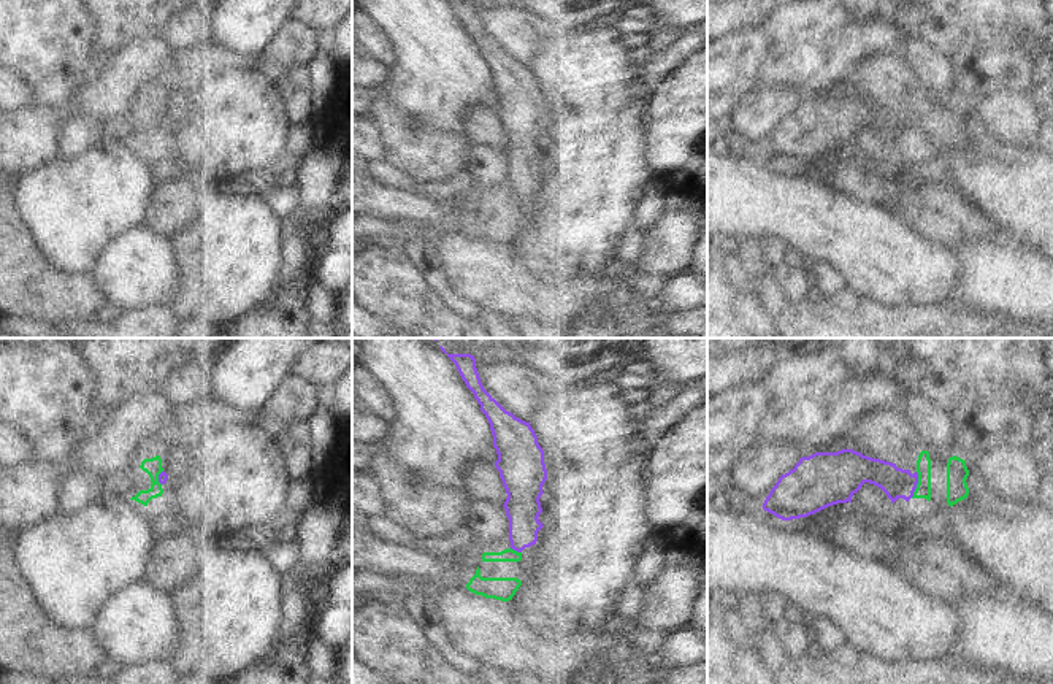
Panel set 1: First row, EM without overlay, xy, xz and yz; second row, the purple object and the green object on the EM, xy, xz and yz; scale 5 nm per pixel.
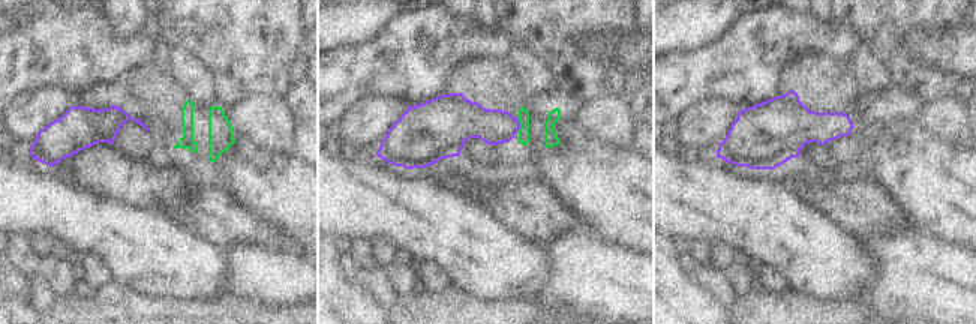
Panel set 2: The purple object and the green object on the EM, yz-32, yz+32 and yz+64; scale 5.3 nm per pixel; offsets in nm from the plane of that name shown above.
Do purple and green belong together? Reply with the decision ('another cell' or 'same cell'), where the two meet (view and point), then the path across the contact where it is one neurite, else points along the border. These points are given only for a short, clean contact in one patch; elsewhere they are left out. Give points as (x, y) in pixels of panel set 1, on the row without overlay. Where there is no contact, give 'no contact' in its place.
another cell | yz (917, 127) | along yz (917, 116), (917, 132), (911, 142)

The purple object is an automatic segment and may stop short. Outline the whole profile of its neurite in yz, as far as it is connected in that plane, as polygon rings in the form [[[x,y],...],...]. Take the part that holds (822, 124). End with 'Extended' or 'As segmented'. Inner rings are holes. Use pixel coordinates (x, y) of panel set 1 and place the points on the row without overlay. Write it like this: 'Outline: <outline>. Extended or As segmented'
Outline: [[[853,94],[837,97],[815,97],[801,102],[793,114],[782,119],[763,148],[763,154],[782,165],[807,162],[837,148],[852,148],[852,141],[864,127],[880,132],[894,148],[898,143],[909,146],[918,129],[918,117],[898,113],[896,108],[872,103]]]. As segmented

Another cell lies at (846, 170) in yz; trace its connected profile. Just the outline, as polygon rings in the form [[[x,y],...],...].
[[[850,146],[788,167],[856,200],[882,206],[899,200],[913,202],[913,194],[923,179],[923,173],[913,163],[893,162],[880,167]]]

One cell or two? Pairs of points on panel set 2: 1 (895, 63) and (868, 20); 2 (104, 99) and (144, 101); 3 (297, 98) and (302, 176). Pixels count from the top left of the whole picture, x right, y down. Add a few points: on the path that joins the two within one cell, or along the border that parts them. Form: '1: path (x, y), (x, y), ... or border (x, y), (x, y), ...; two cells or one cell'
1: path (894, 53), (888, 39), (879, 30); one cell
2: path (114, 99), (134, 101); one cell
3: border (296, 152), (302, 158); two cells

